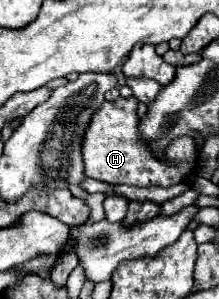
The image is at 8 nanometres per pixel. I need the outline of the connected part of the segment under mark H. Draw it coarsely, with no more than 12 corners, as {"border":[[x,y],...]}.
{"border":[[137,98],[103,102],[81,154],[85,176],[173,186],[195,172],[181,136],[159,164],[139,138]]}

